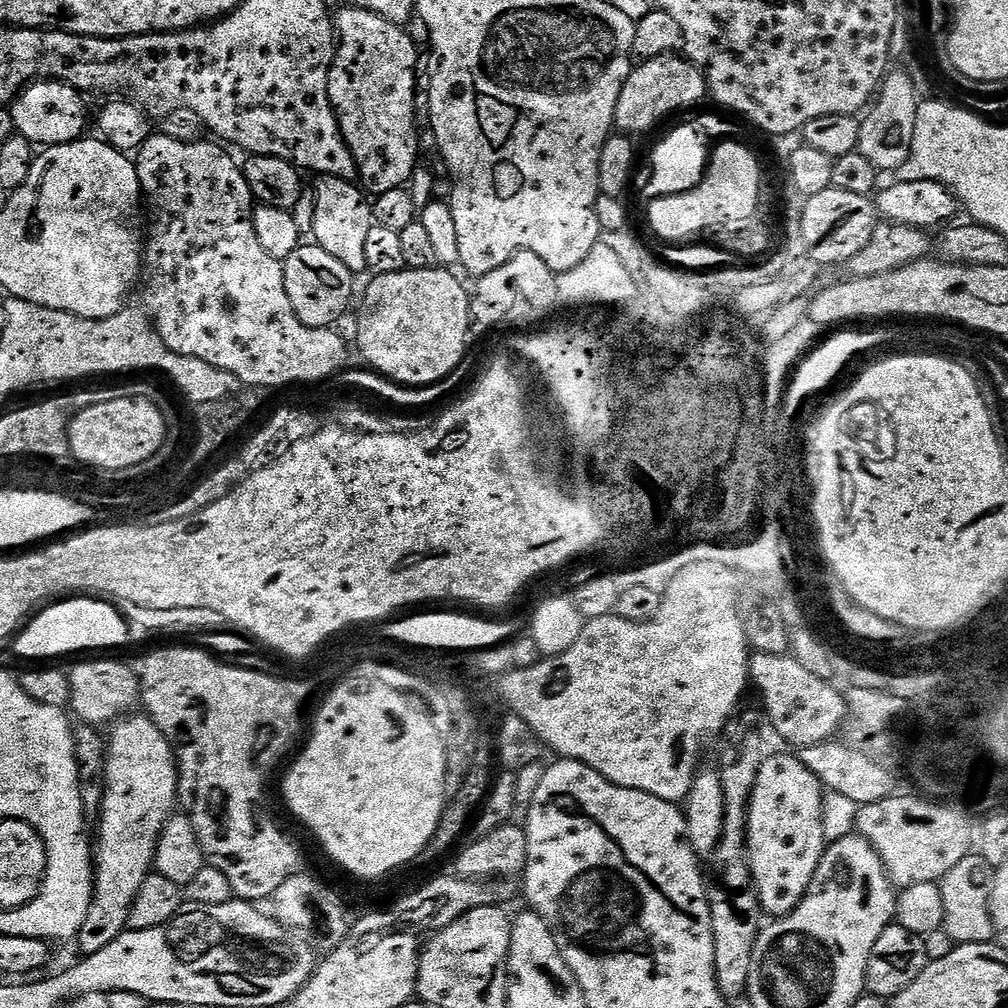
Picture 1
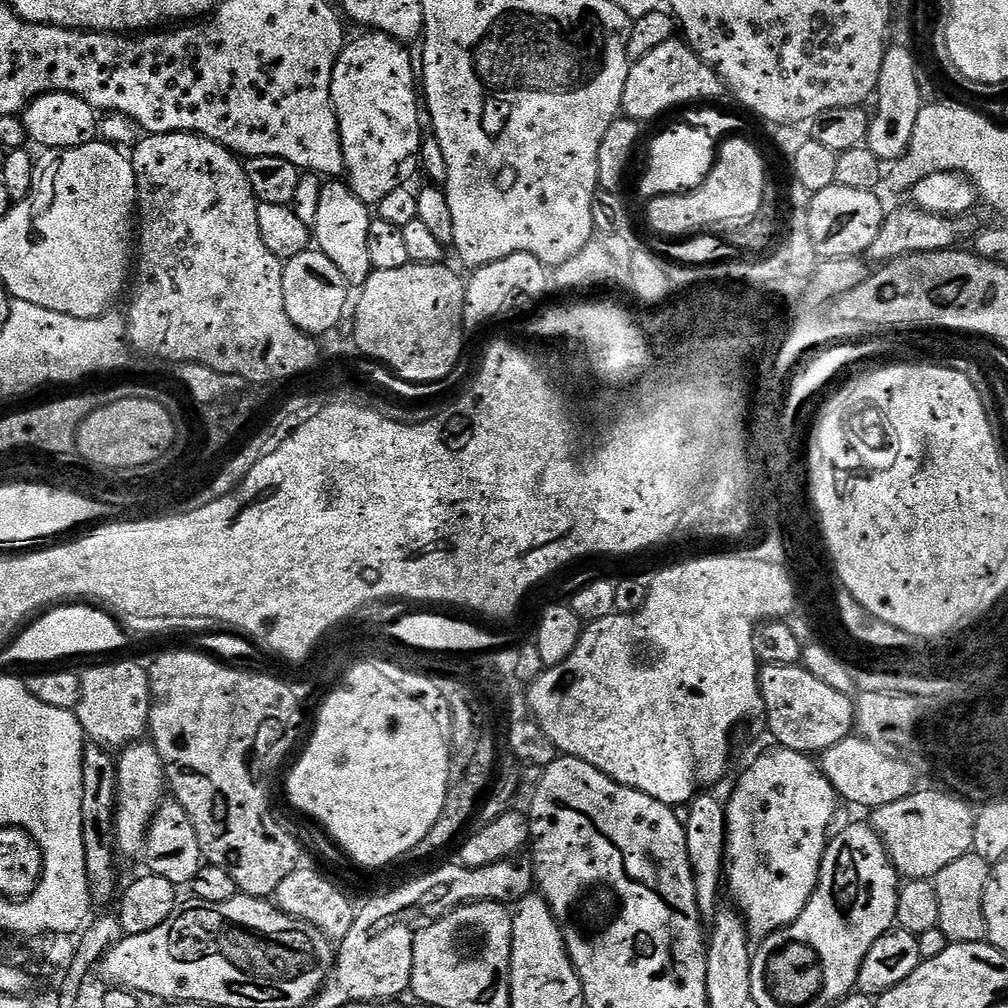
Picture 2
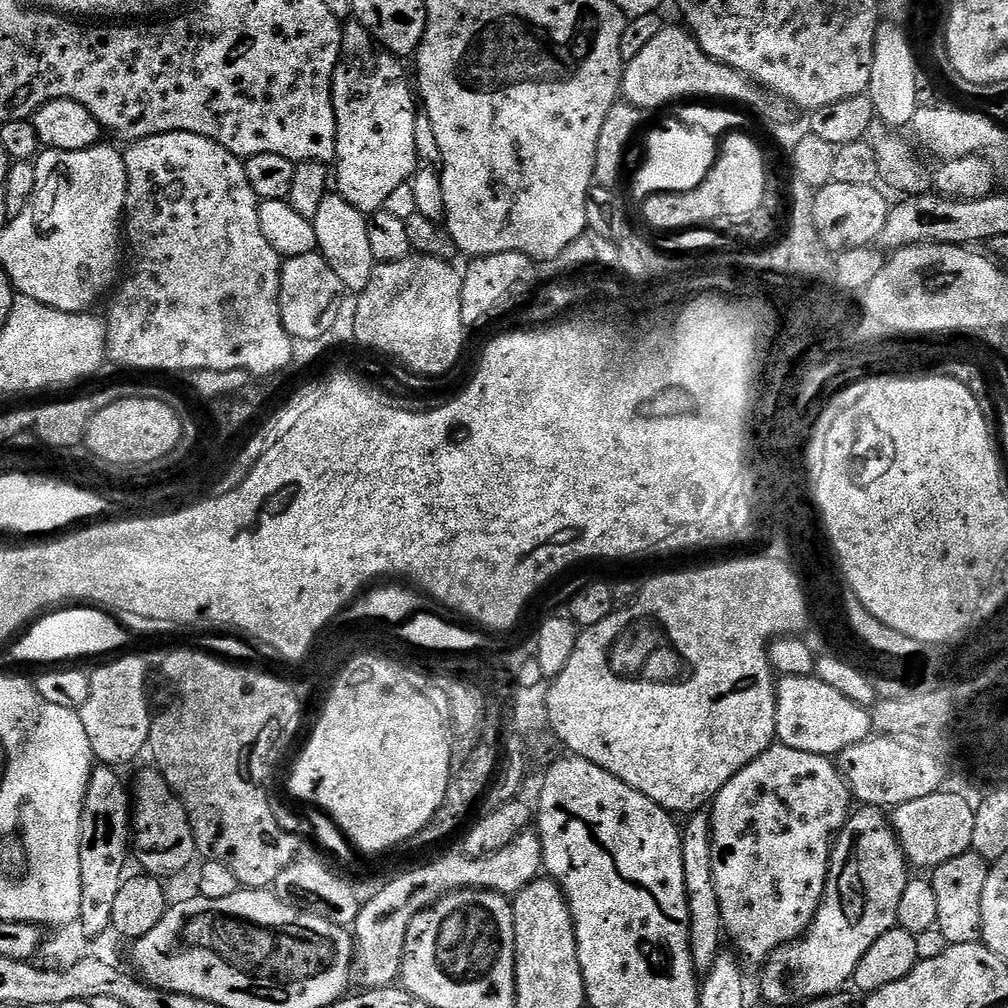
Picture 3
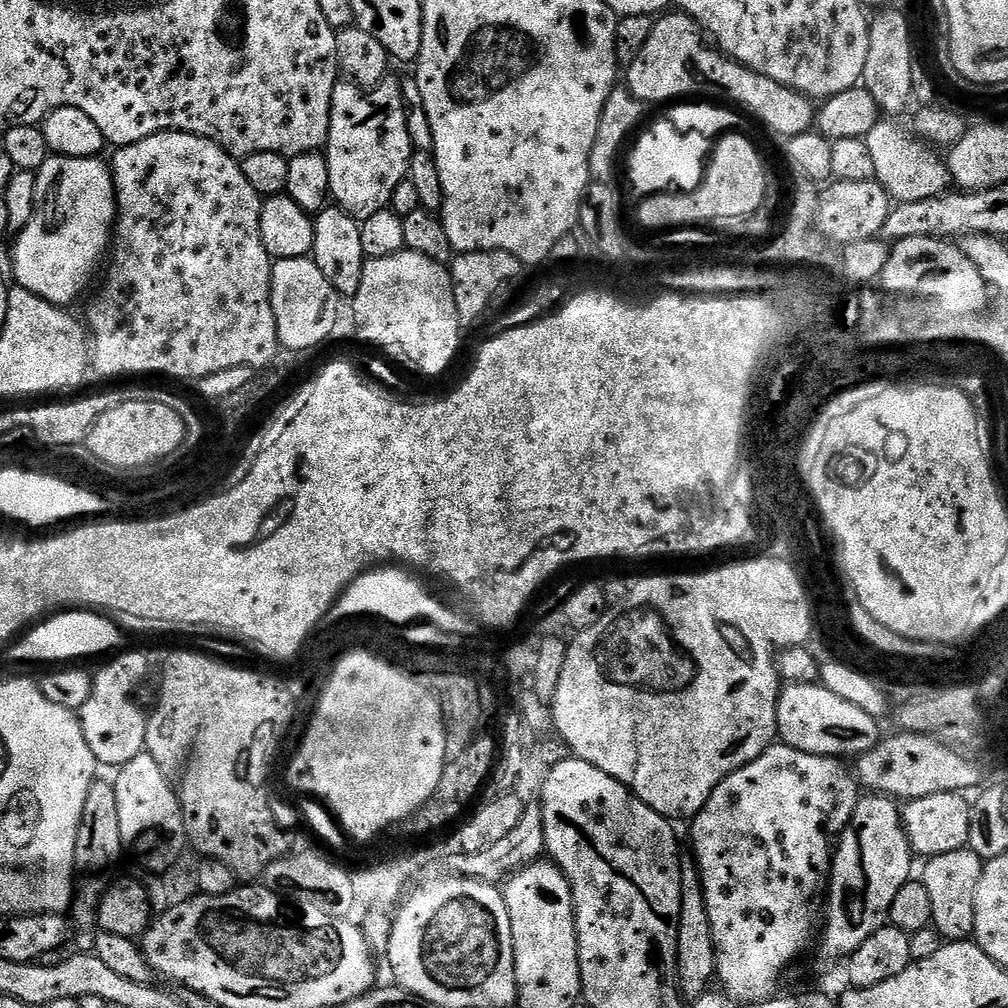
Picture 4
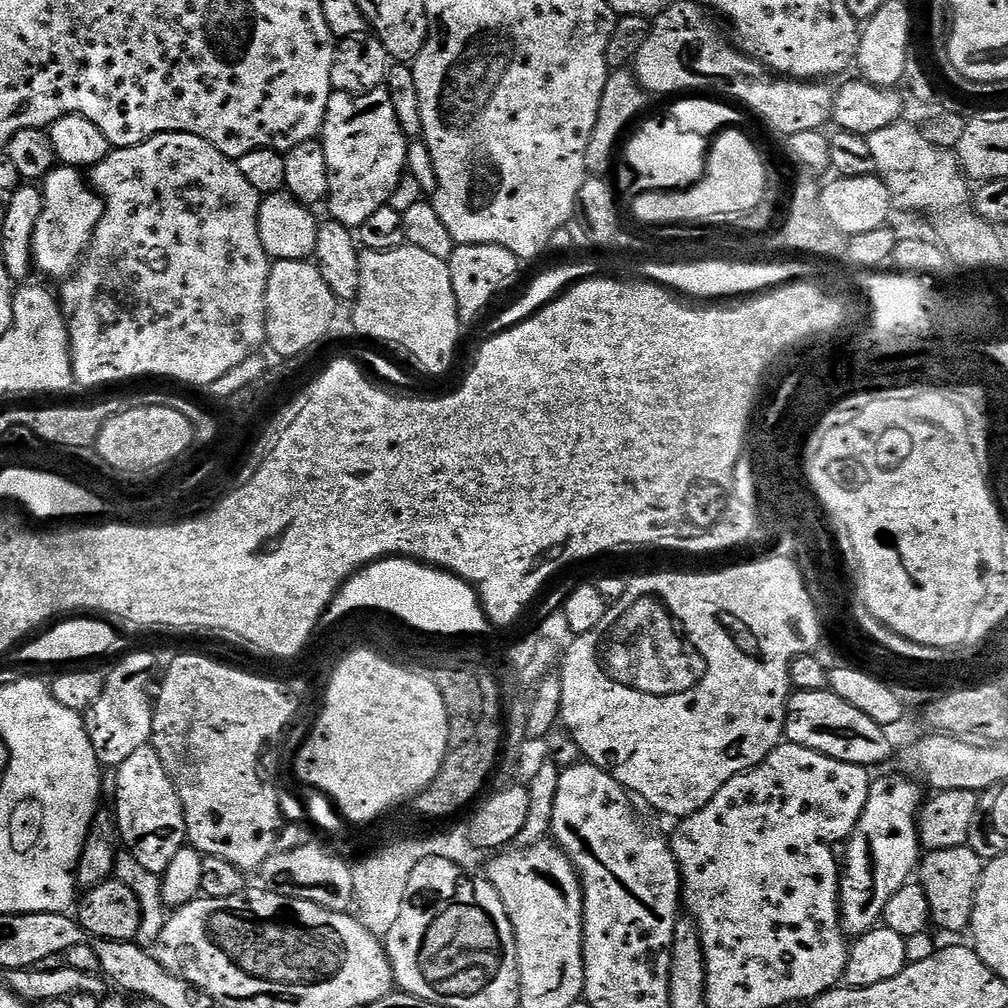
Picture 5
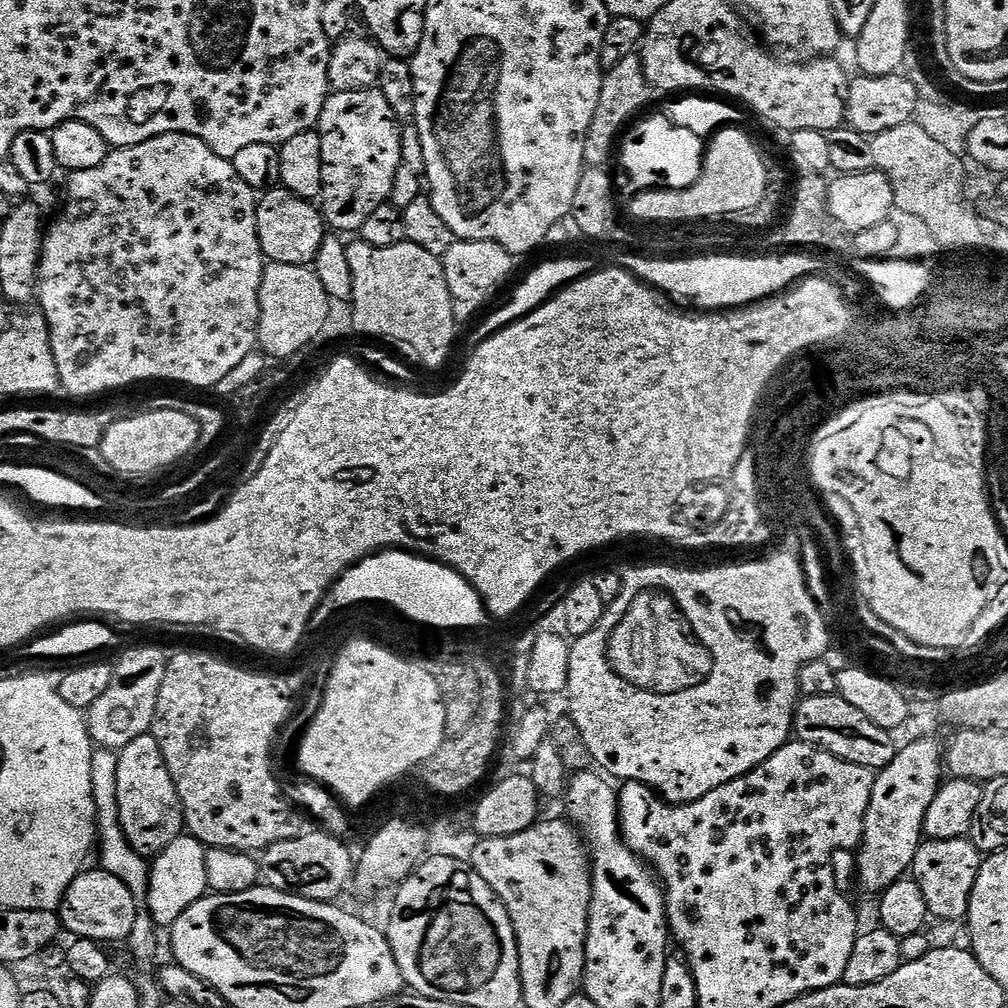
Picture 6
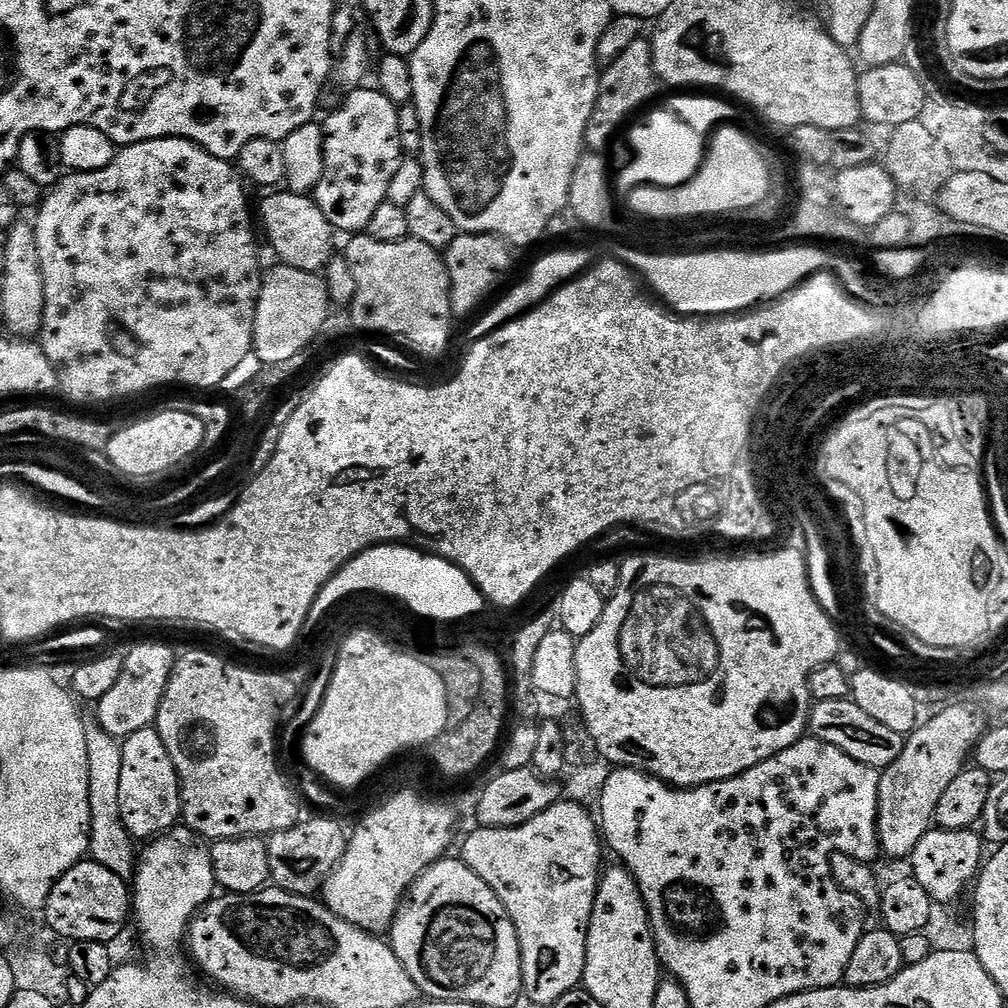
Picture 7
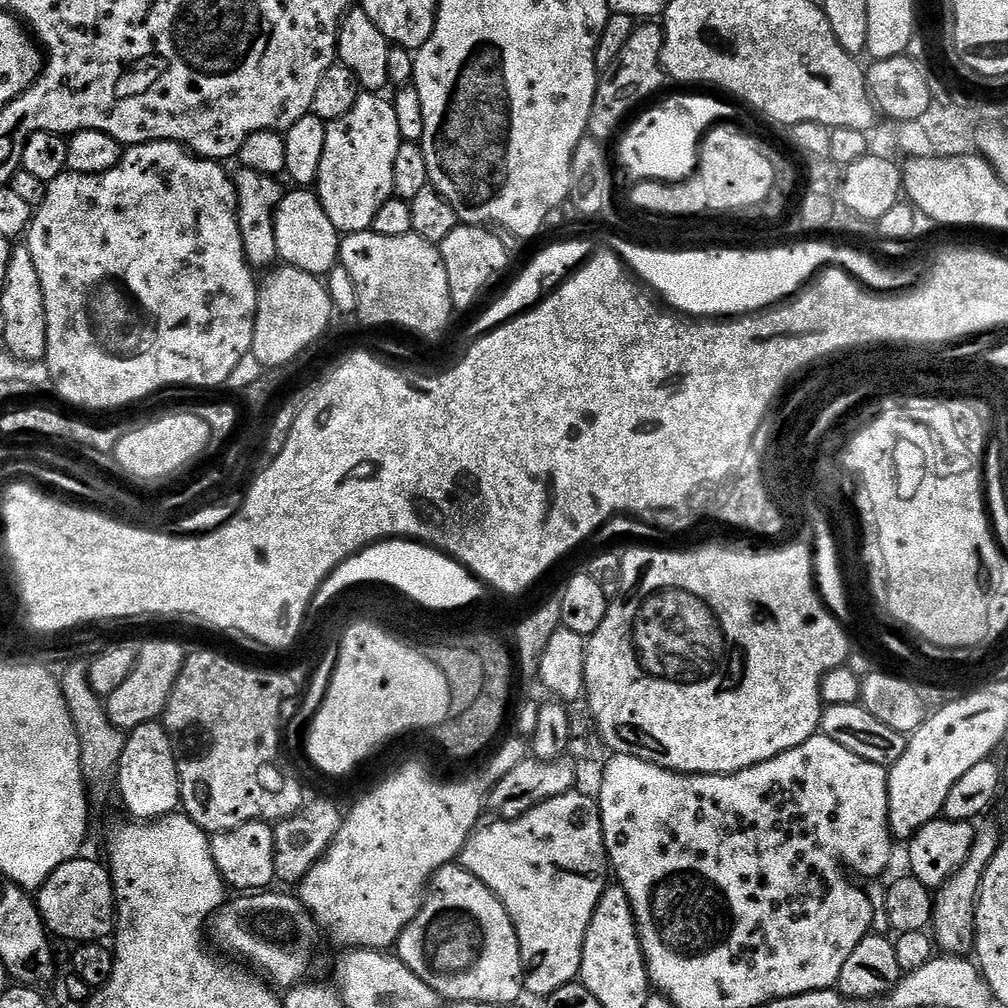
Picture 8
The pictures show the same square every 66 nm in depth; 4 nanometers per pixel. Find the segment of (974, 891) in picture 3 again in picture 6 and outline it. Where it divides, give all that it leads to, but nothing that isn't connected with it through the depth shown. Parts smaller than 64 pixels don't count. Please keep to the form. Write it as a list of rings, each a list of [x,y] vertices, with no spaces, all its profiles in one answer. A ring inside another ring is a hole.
[[[950,838],[949,840],[925,839],[914,854],[910,869],[911,879],[922,886],[922,895],[926,897],[926,906],[933,917],[940,920],[963,921],[968,915],[970,898],[978,870],[982,863],[982,853],[971,839]]]

